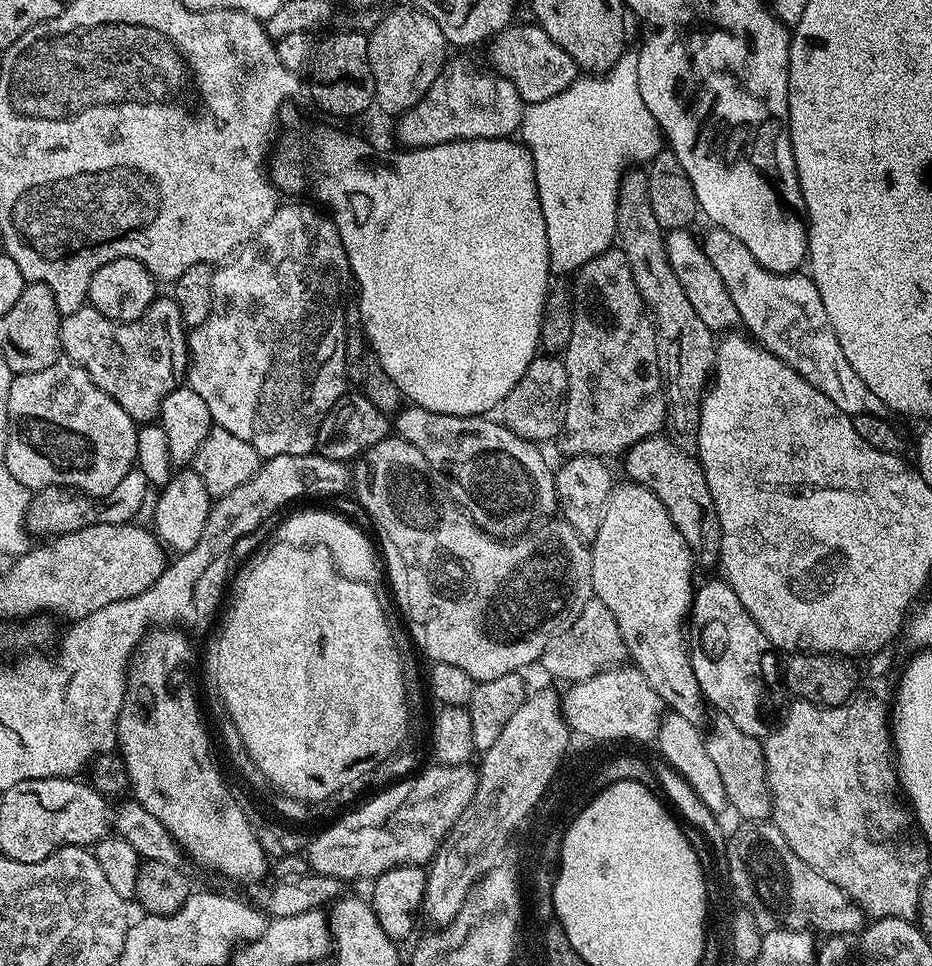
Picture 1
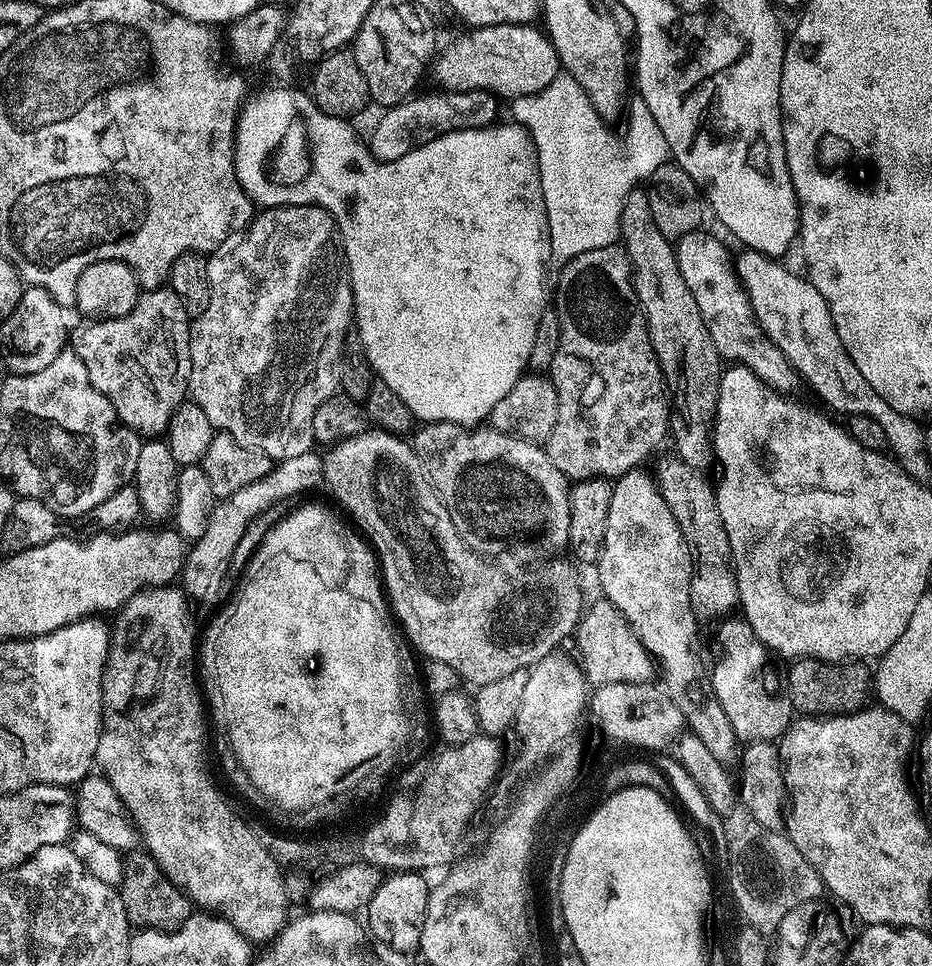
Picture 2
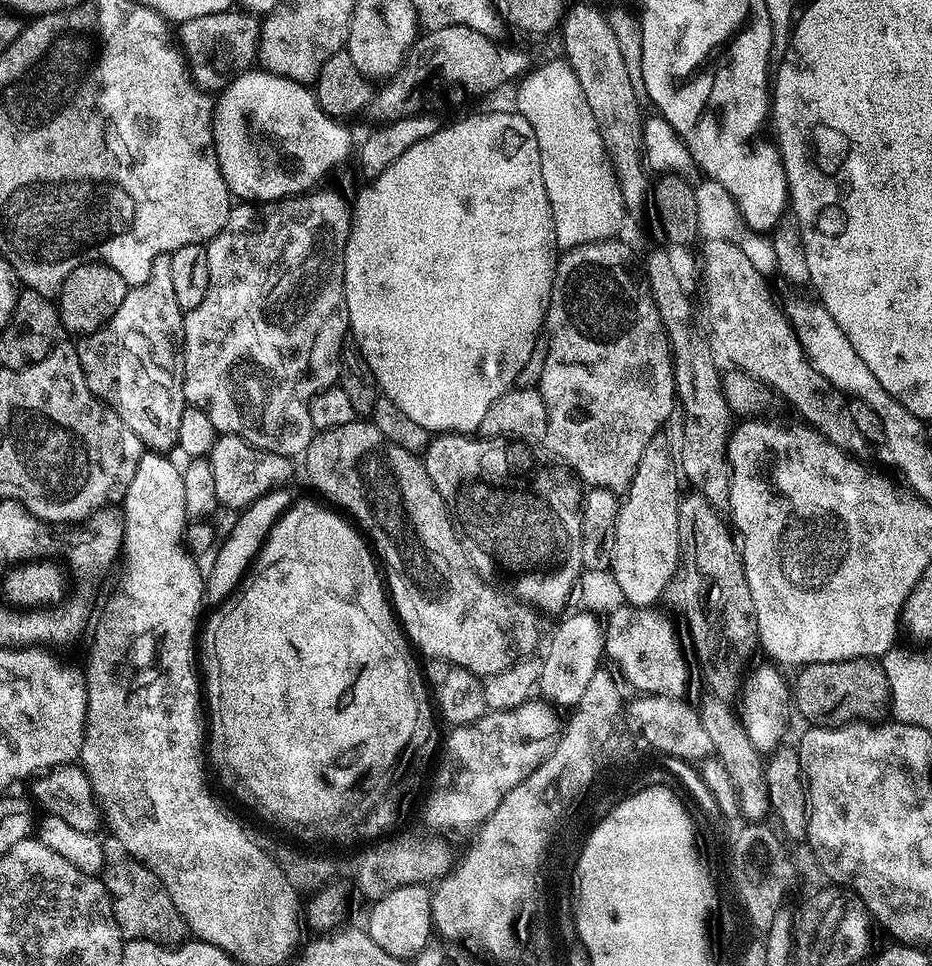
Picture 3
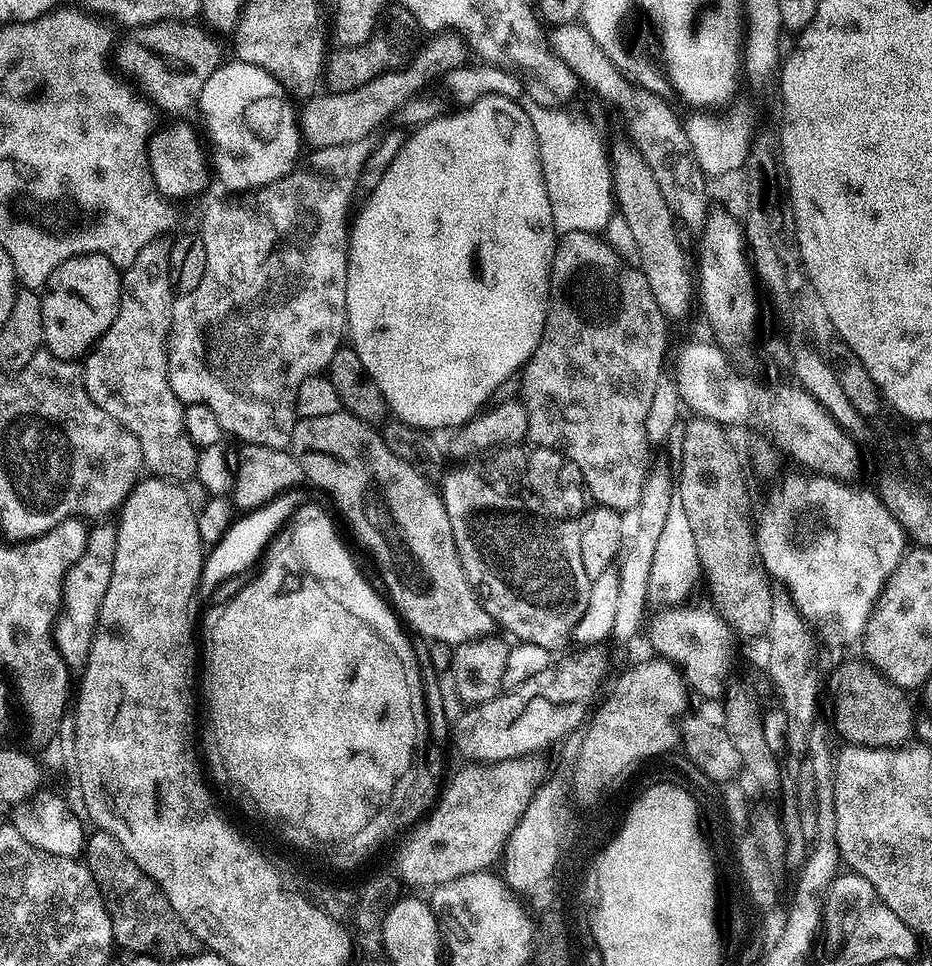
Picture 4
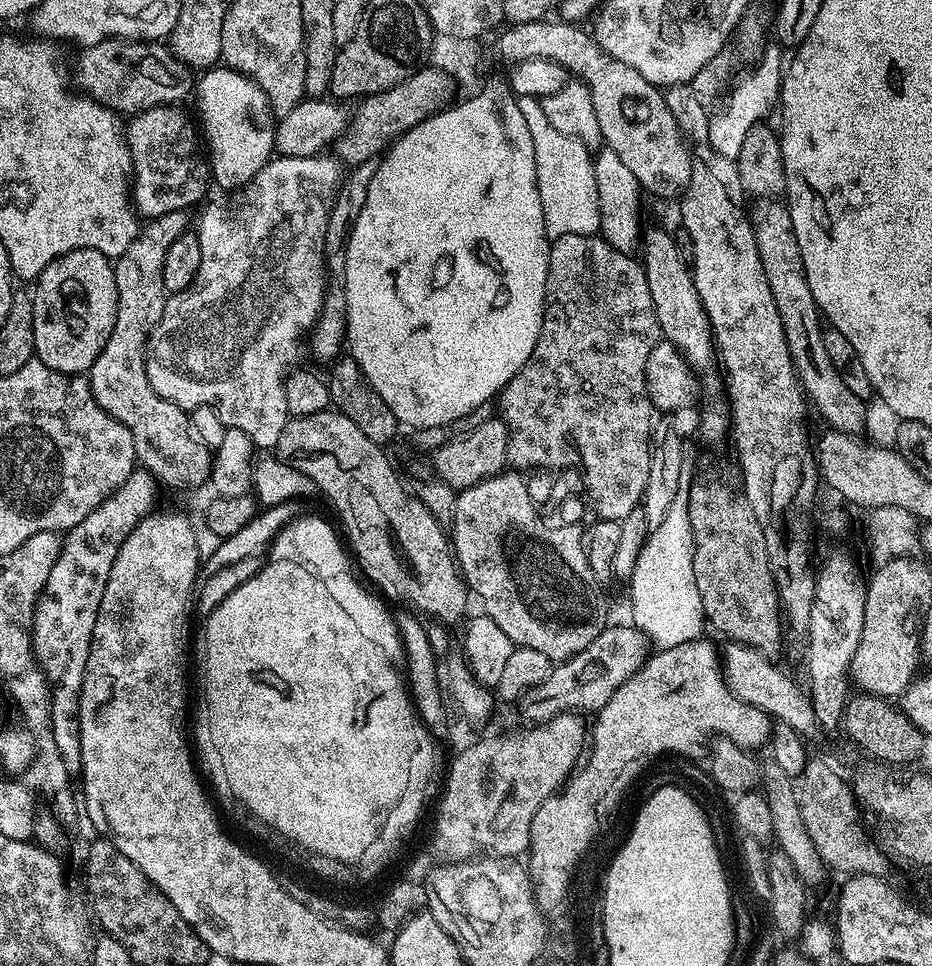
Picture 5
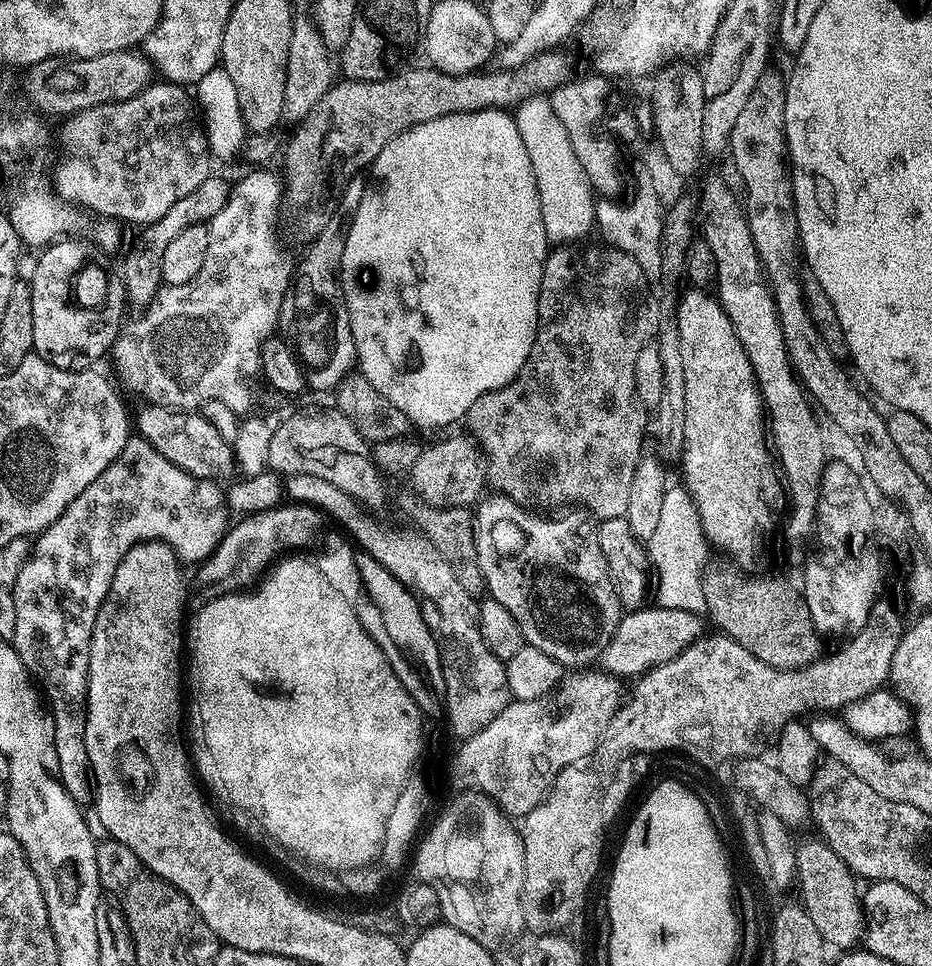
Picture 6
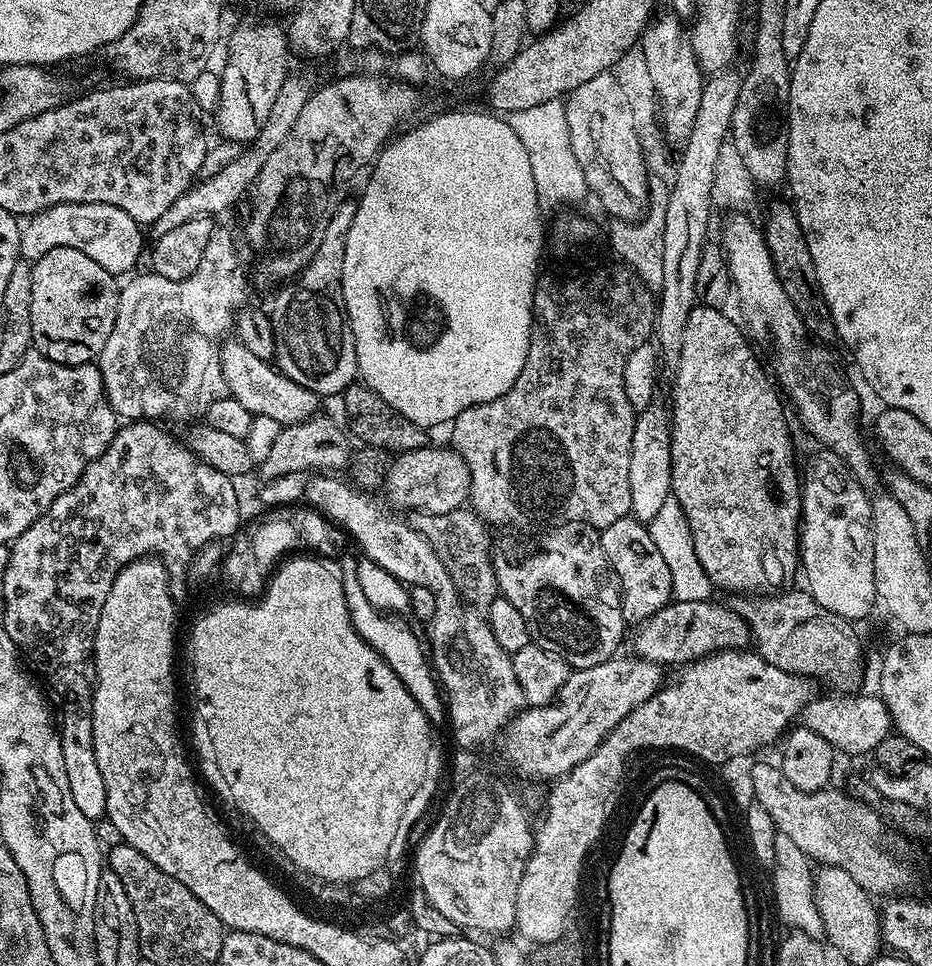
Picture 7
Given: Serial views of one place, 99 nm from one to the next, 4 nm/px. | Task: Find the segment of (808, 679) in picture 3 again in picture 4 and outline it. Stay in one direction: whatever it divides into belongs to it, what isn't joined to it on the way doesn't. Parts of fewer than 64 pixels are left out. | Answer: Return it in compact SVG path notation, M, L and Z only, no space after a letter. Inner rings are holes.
M857 658L857 660L848 660L845 664L840 664L832 673L827 673L826 676L826 700L832 703L832 724L836 727L836 732L841 736L841 741L849 744L859 744L862 748L898 748L902 744L909 743L910 737L908 736L911 732L914 732L914 724L912 728L912 704L908 701L909 693L905 689L900 688L894 682L890 682L886 677L883 676L873 664L868 663L863 658Z

